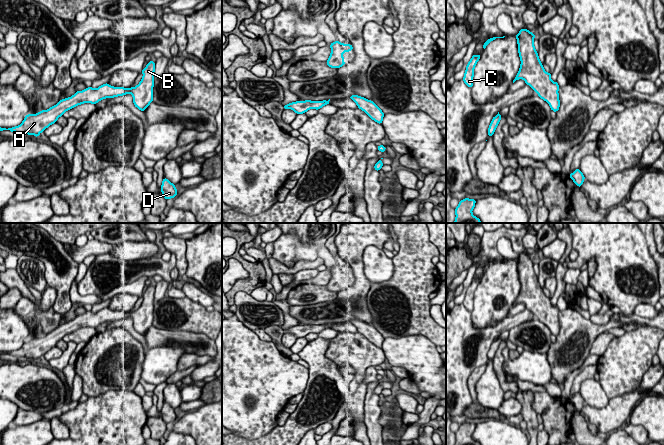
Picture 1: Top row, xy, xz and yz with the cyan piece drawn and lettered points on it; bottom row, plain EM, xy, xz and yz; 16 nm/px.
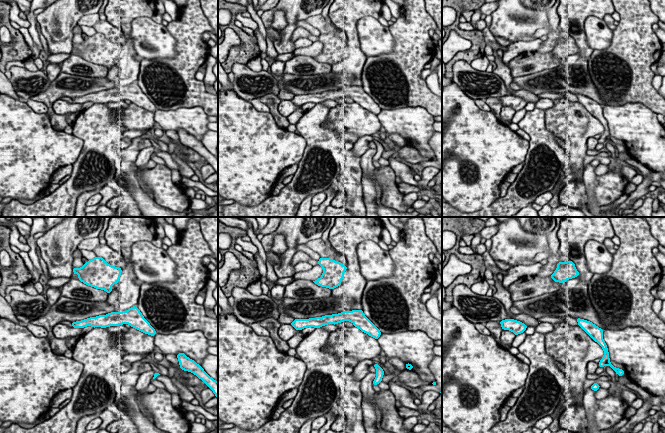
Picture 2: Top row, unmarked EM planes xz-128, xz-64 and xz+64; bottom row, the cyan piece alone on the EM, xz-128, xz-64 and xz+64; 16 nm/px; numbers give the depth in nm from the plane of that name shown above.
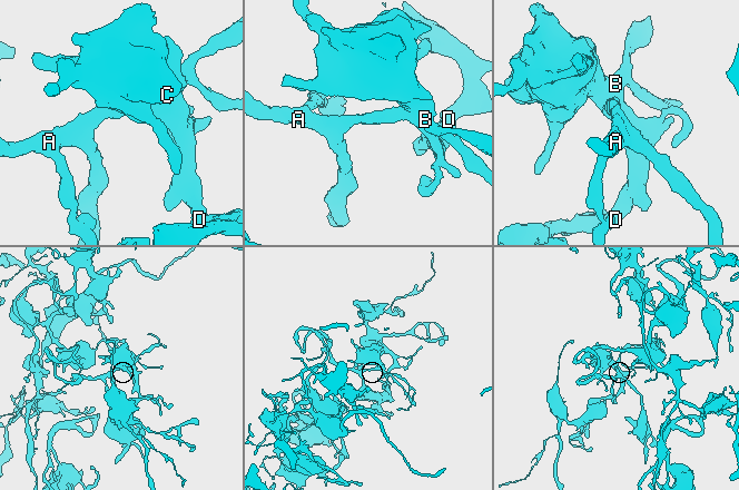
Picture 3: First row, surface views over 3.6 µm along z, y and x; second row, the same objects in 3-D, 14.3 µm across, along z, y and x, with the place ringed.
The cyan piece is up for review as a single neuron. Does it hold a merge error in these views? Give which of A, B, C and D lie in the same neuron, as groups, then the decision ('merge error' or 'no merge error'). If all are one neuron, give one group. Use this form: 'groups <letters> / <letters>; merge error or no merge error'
groups A B C D; no merge error

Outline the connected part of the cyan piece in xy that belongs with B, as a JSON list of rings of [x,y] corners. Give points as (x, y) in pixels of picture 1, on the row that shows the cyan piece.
[[[148,62],[142,70],[143,77],[140,83],[133,88],[113,87],[108,83],[93,89],[88,87],[83,91],[77,91],[73,96],[60,100],[55,106],[48,110],[40,111],[37,114],[28,114],[19,126],[12,128],[1,128],[0,131],[10,130],[11,132],[35,135],[37,138],[51,124],[56,123],[57,119],[70,110],[83,103],[96,104],[105,98],[114,98],[130,93],[133,96],[133,103],[142,112],[153,102],[153,86],[155,62]]]

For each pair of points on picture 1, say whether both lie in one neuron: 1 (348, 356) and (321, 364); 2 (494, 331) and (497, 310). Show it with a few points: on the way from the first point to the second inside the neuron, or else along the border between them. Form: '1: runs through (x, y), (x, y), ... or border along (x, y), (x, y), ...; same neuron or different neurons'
1: border along (329, 340), (325, 355), (338, 365); different neurons
2: border along (508, 315), (493, 325), (480, 328), (472, 326); different neurons

